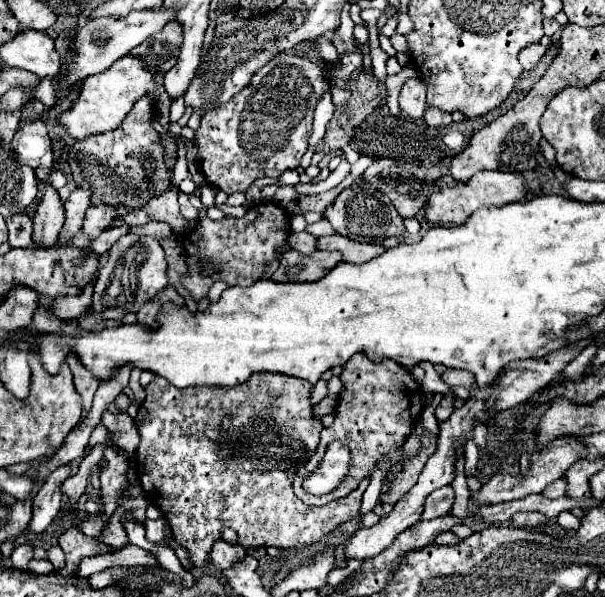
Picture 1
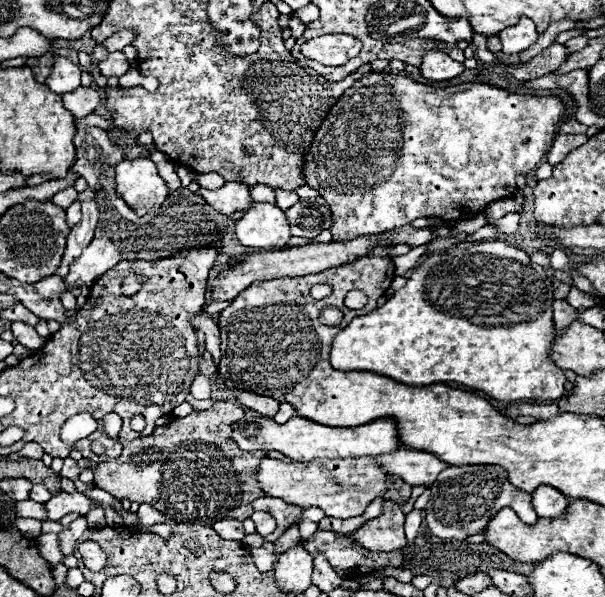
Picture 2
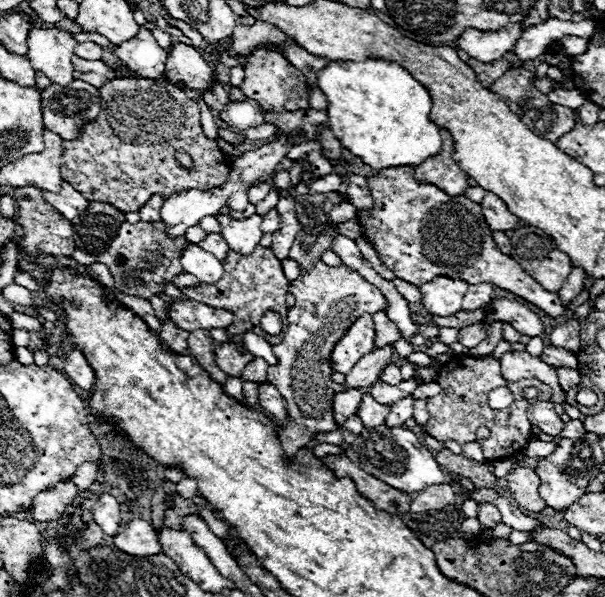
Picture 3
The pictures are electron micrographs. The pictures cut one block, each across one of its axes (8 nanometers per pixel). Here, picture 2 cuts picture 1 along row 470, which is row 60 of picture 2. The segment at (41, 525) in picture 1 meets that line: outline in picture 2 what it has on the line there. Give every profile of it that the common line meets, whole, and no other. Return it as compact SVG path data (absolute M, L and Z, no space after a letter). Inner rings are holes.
M56 56L52 72L48 76L48 86L56 94L72 92L72 90L76 90L80 86L80 74L82 72L80 72L80 68L76 64L72 64L64 56Z

